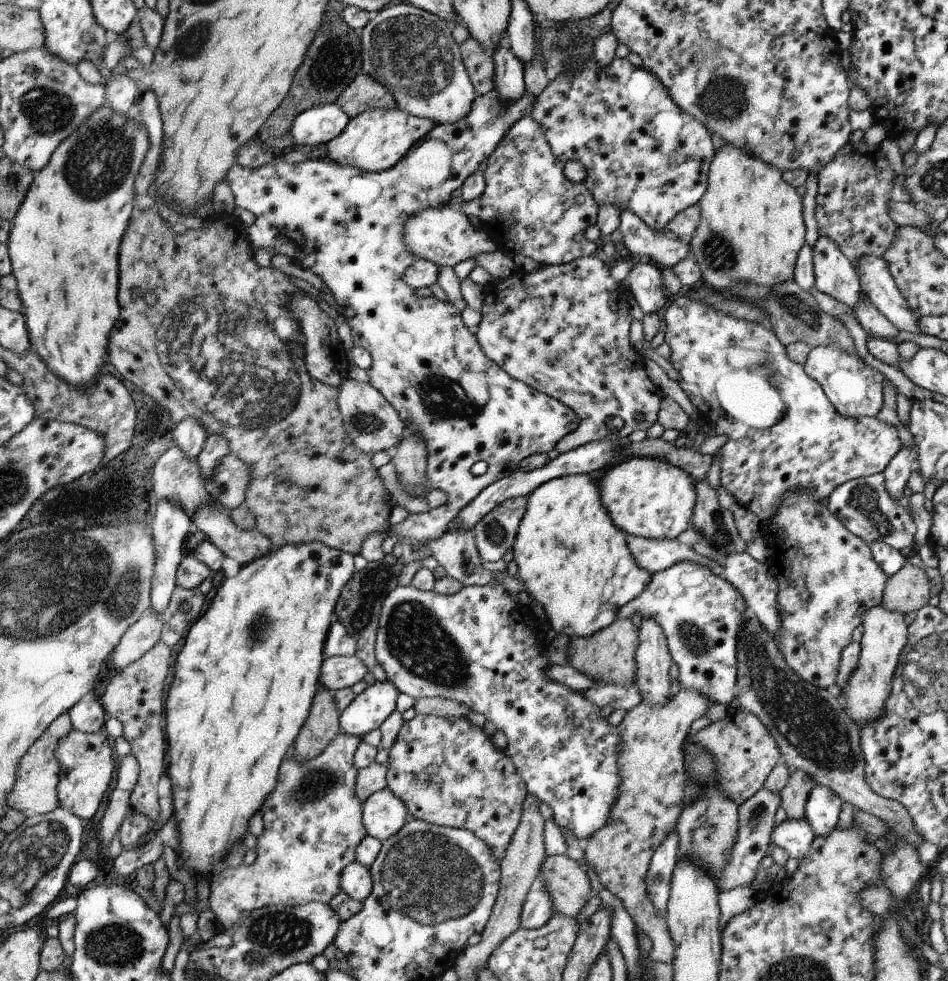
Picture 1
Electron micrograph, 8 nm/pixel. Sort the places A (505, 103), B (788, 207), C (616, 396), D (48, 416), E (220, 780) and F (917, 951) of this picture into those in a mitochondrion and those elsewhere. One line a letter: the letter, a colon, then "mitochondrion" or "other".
A: other
B: other
C: other
D: other
E: other
F: other

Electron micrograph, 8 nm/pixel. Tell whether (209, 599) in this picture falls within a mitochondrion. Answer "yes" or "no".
no

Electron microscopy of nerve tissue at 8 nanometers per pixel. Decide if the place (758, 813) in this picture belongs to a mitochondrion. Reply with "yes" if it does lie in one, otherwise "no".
yes

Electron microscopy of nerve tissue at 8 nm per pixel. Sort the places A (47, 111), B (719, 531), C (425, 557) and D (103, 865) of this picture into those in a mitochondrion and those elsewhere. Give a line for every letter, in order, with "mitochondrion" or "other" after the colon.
A: mitochondrion
B: mitochondrion
C: other
D: other

